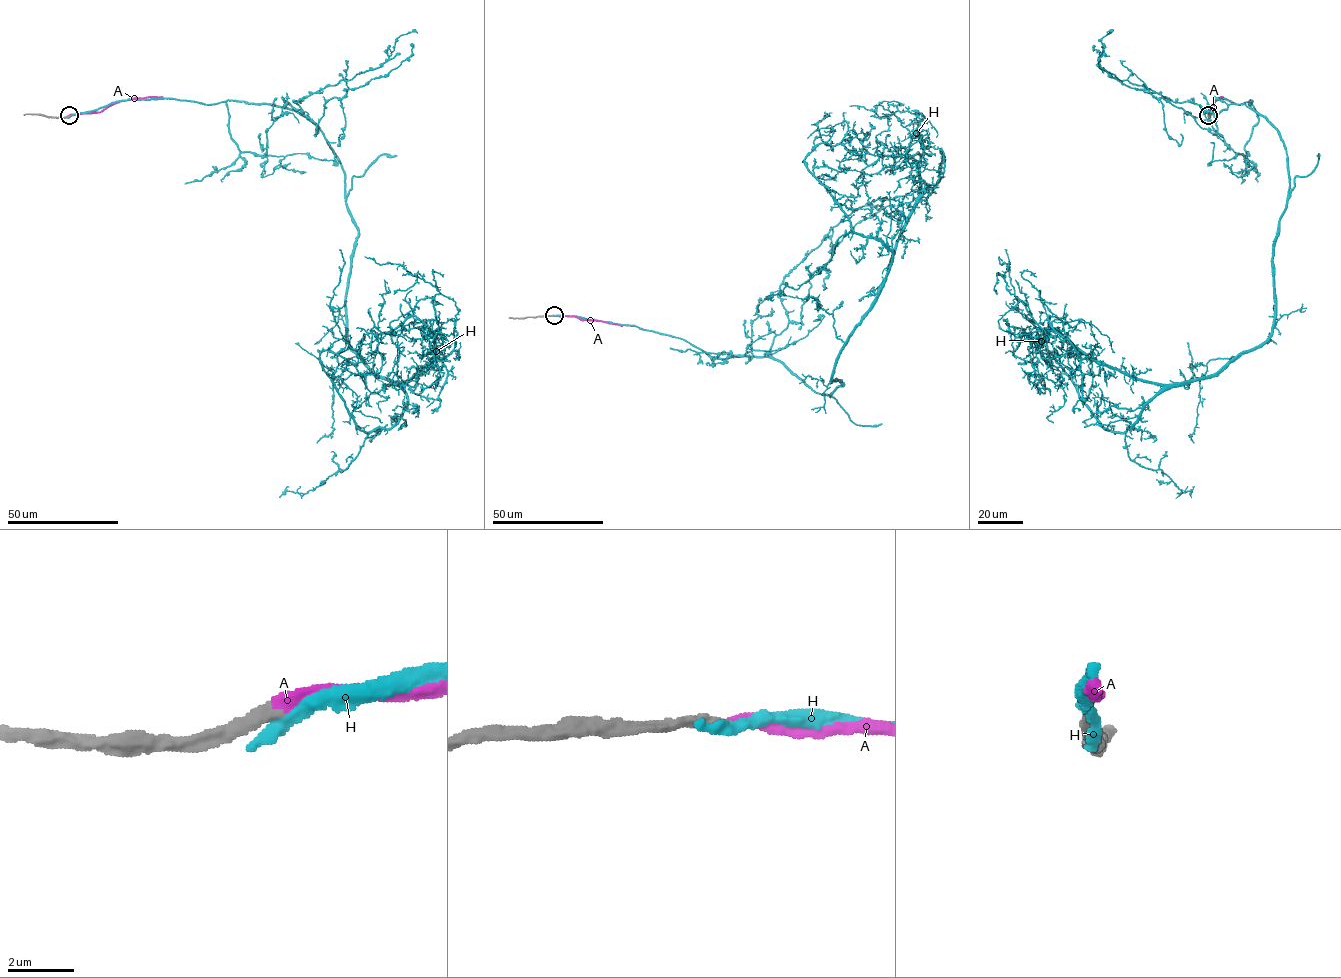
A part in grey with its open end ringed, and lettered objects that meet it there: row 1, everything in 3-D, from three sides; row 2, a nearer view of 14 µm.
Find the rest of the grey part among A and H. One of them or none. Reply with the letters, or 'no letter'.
A

